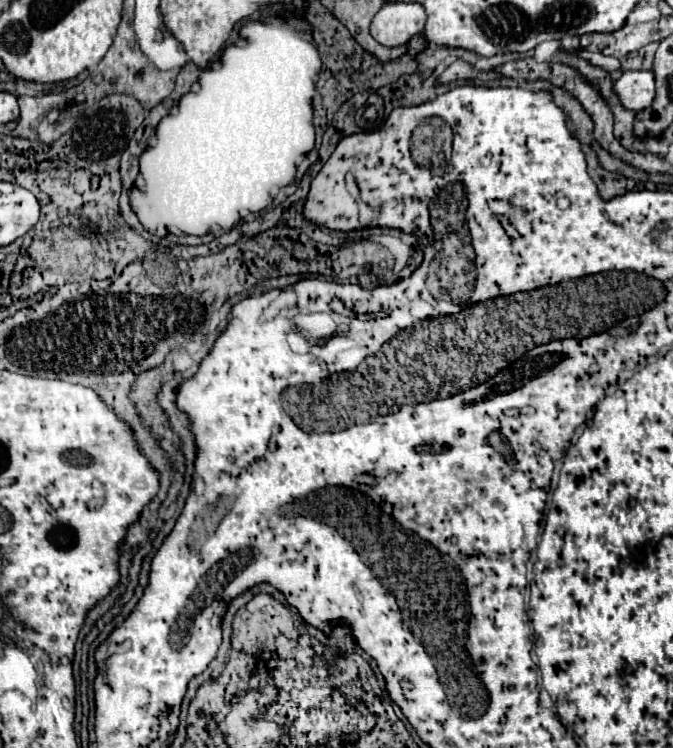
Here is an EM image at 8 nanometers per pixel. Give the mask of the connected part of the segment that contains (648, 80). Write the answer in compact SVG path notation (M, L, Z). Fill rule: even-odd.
M626 70L614 80L614 92L618 94L626 110L644 110L654 100L654 74L642 70Z

